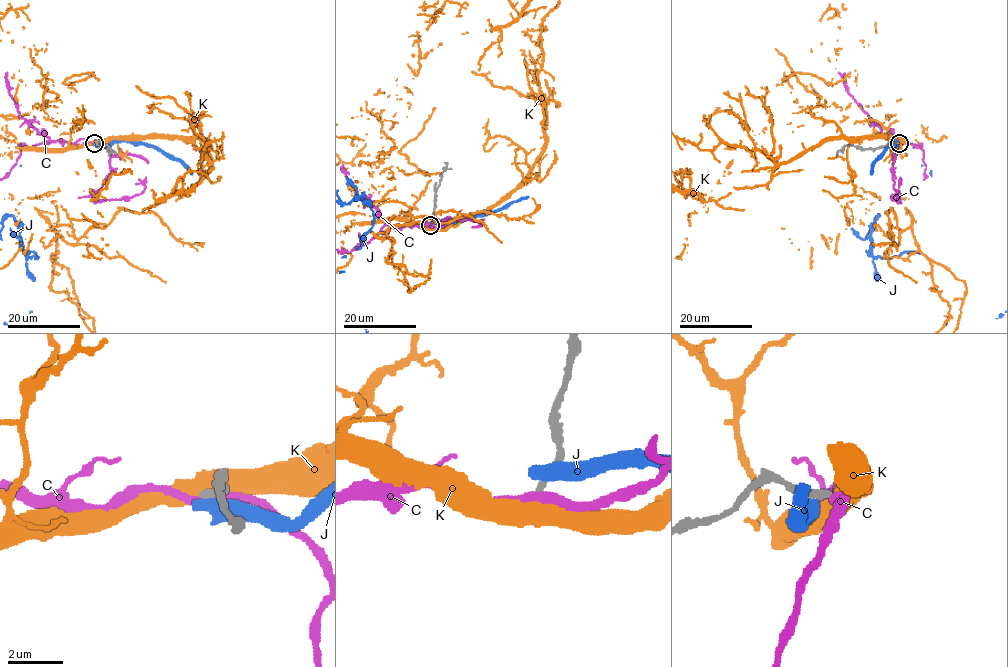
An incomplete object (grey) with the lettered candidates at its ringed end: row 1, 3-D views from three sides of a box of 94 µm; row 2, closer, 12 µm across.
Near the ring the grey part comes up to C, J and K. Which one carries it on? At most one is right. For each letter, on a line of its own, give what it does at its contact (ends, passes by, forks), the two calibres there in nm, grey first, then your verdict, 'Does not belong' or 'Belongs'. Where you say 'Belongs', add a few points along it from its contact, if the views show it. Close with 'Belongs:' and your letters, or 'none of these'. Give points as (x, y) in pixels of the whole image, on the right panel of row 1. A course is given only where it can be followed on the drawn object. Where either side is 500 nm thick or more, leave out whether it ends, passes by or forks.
C: It passes by. Thickness 260 nm (grey) against 280 nm. Does not belong
J: Thickness 340 nm (grey) against 650 nm. Does not belong
K: Thickness 240 nm (grey) against 800 nm. Belongs
Belongs: K

